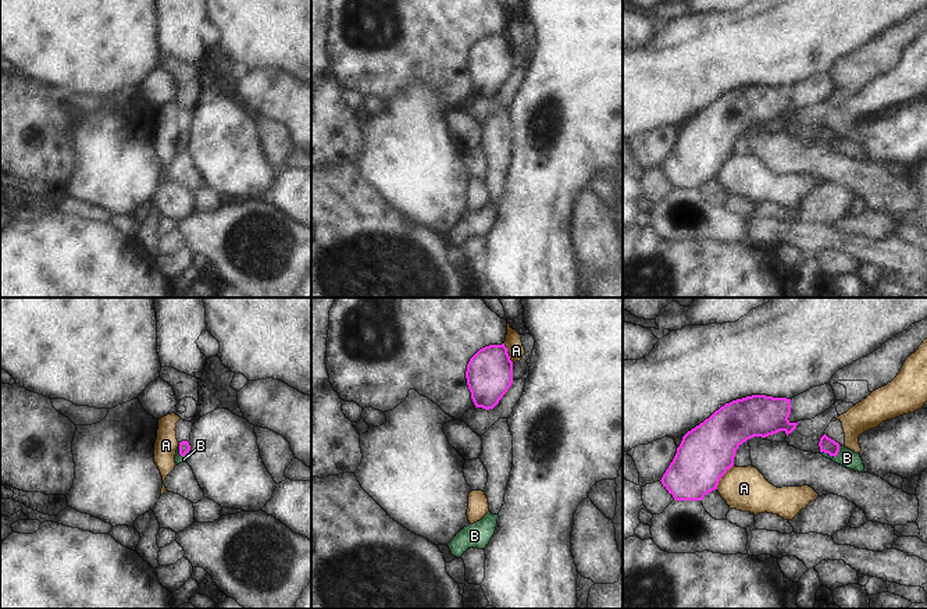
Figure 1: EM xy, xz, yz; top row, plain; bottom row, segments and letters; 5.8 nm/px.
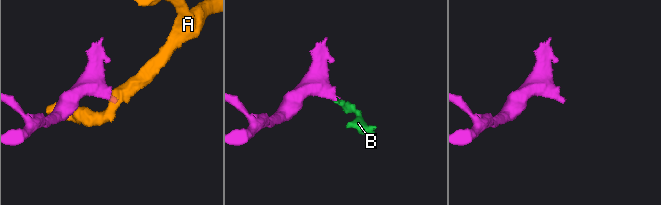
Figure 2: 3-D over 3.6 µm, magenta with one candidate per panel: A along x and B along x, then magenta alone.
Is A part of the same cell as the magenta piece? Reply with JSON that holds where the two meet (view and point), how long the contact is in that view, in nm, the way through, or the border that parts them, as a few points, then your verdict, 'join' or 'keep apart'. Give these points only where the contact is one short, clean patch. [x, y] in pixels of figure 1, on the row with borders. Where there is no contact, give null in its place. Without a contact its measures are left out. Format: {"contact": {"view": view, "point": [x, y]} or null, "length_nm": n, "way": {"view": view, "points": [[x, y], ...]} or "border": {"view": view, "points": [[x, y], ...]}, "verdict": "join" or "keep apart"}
{"contact": {"view": "yz", "point": [722, 476]}, "length_nm": 170, "border": {"view": "yz", "points": [[733, 465], [720, 478], [716, 488]]}, "verdict": "keep apart"}

